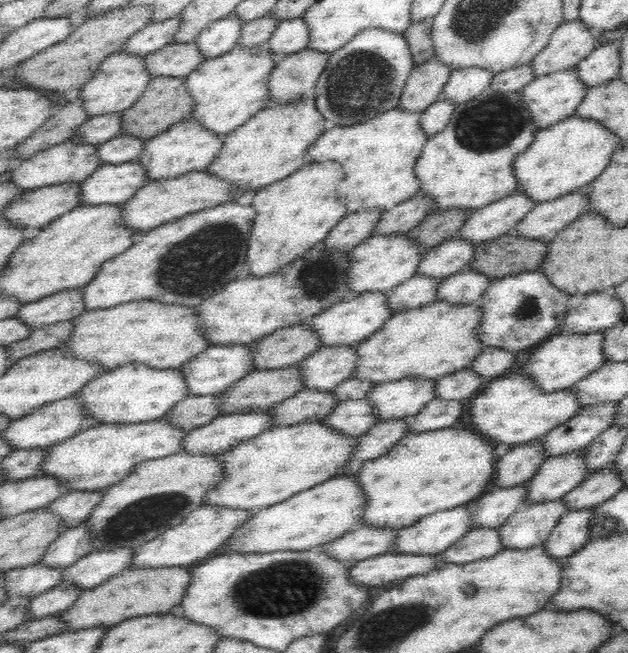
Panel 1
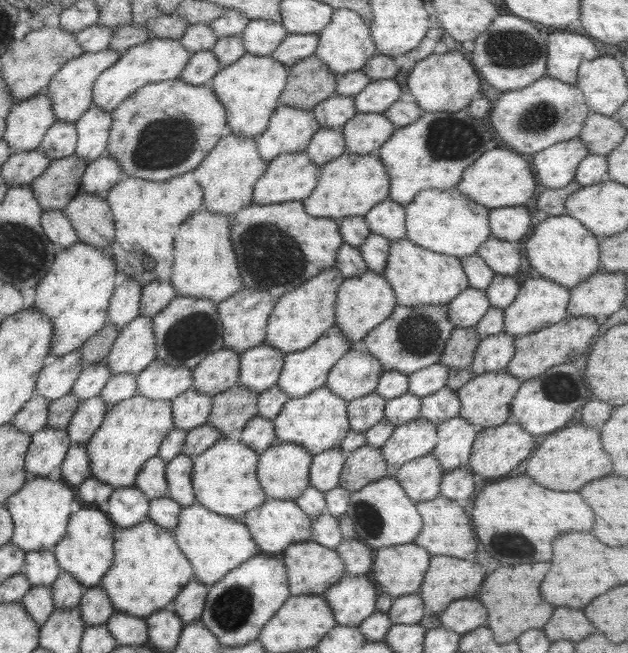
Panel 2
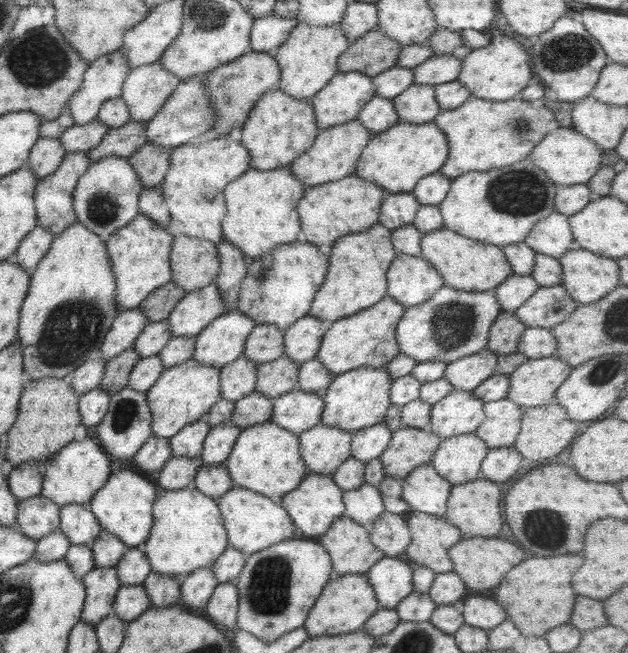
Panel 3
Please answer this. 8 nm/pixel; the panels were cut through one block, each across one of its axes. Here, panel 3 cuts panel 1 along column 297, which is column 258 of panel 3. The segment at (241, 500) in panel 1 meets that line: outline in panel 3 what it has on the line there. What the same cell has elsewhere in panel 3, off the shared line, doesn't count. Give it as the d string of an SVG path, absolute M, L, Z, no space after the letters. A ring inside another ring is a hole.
M270 421L241 429L223 465L227 470L227 476L231 478L235 487L251 490L254 493L261 494L261 496L271 498L275 503L279 503L285 493L295 489L301 479L308 474L299 454L297 435Z

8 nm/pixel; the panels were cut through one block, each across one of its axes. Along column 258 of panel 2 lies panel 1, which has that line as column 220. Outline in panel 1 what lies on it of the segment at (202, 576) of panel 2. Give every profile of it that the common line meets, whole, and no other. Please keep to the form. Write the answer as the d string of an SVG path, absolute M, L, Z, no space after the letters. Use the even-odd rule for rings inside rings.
M356 474L338 476L295 494L284 502L259 509L258 514L244 523L218 554L234 552L268 553L280 550L317 549L364 526L367 494Z

